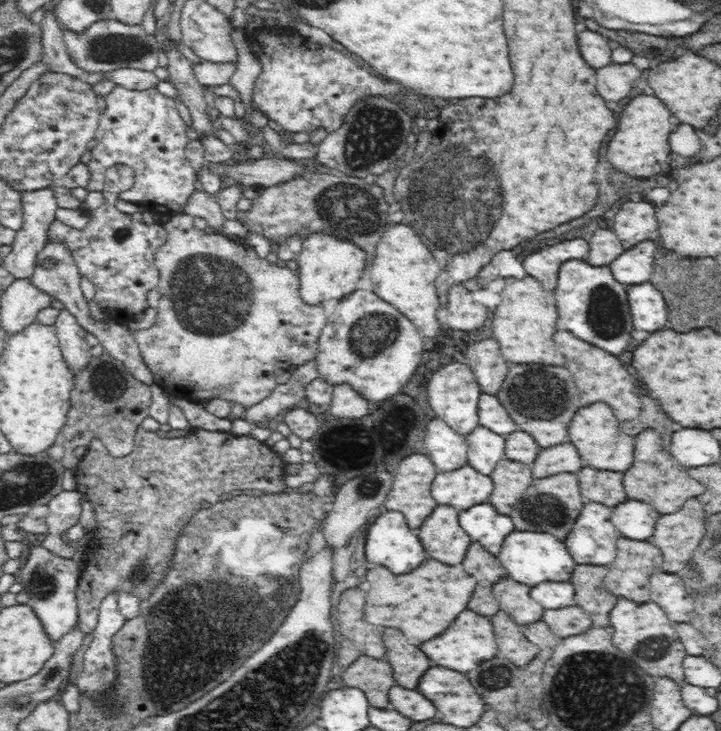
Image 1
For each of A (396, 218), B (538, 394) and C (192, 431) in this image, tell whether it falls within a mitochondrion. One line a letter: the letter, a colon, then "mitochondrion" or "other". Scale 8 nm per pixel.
A: mitochondrion
B: mitochondrion
C: other

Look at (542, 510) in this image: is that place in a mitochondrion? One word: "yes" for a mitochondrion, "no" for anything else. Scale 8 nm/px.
yes

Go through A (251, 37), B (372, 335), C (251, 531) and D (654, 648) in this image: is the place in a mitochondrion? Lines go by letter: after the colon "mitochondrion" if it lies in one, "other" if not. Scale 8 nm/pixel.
A: other
B: mitochondrion
C: other
D: mitochondrion

